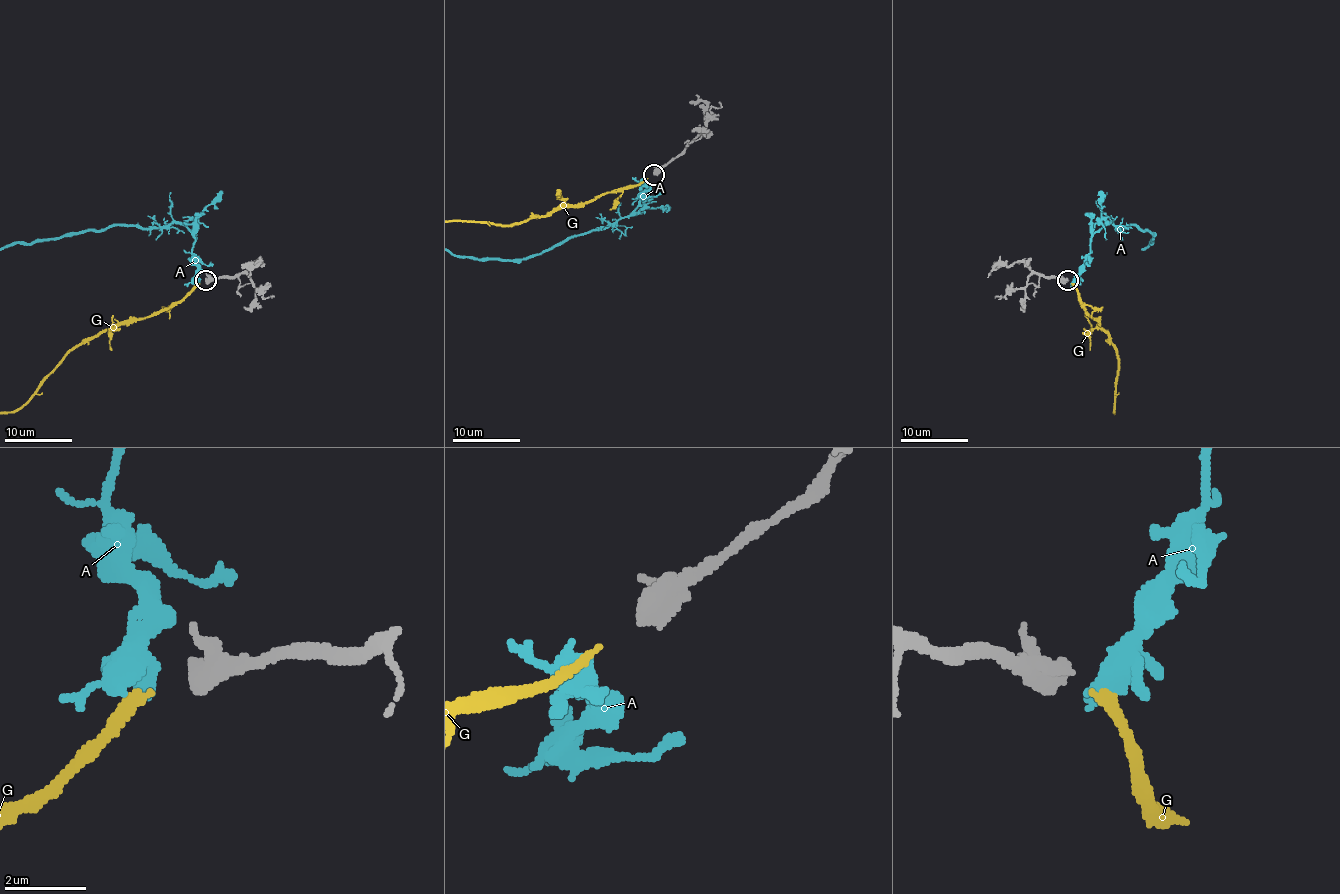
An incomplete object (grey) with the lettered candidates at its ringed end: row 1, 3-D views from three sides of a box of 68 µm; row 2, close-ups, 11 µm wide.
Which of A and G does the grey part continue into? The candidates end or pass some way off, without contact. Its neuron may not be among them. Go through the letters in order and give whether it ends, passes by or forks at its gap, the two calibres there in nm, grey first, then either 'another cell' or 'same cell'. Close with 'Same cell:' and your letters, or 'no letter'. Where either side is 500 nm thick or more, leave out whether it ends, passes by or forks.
A: 550/400 nm | another cell
G: 550/200 nm | same cell
Same cell: G

